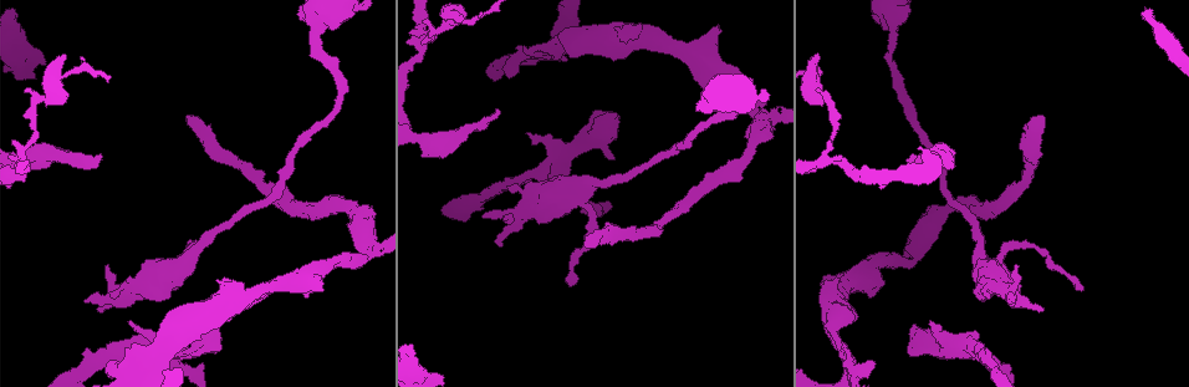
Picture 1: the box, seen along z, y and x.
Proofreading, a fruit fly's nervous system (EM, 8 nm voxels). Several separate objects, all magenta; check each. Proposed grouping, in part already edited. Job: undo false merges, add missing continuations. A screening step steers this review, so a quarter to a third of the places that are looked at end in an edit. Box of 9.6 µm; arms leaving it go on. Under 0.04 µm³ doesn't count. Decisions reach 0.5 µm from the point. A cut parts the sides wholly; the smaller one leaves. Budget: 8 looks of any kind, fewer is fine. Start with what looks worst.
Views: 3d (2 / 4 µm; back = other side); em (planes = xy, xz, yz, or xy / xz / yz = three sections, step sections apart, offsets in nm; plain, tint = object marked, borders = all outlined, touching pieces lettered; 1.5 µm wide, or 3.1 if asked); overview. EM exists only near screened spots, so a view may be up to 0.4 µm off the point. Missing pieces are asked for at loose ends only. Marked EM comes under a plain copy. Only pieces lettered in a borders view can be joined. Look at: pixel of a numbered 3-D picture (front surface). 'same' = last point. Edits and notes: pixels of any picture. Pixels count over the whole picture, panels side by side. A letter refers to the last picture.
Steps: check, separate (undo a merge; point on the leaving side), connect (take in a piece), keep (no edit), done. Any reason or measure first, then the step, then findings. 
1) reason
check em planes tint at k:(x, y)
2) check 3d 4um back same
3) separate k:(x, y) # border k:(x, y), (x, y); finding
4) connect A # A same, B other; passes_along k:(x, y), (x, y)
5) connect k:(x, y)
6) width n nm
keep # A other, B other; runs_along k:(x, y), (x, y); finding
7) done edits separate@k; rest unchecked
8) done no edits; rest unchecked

branch stops here
check em xz step 4 borders at 1:(86, 302)

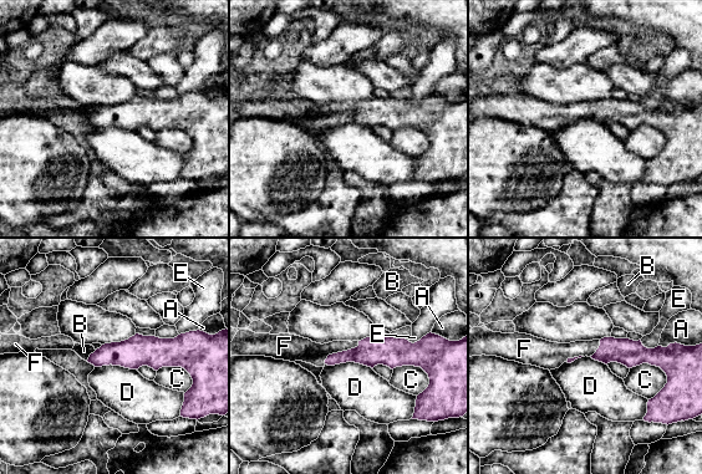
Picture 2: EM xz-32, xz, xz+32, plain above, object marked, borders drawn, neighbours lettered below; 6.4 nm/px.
check em yz step 8 borders same

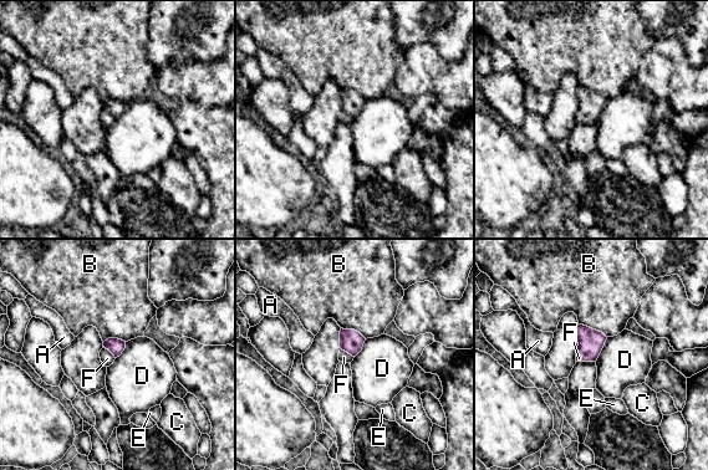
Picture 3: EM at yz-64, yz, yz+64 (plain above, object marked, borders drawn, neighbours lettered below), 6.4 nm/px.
connect F # A other, B other, C other, D other, E other, F same; it goes on there

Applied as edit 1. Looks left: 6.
free end
check 3d 2um at 1:(110, 366)

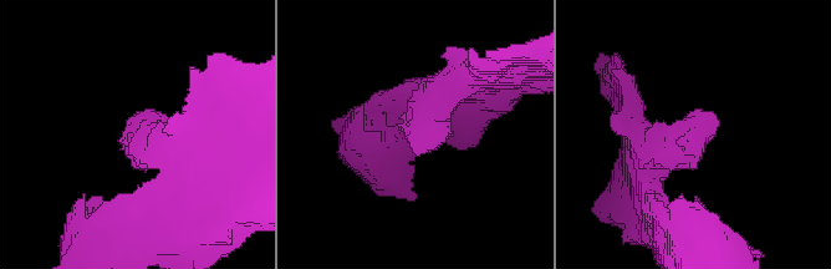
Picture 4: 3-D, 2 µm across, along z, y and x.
check em yz step 8 borders at 4:(139, 124)

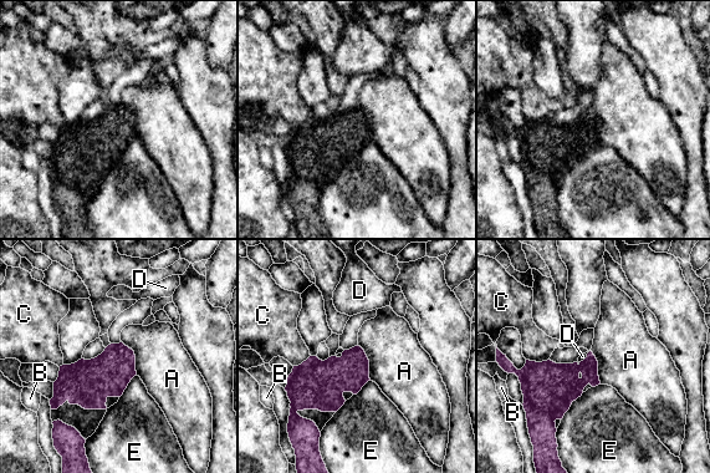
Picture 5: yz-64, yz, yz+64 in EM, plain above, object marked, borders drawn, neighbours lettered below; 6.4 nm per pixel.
check em planes borders same

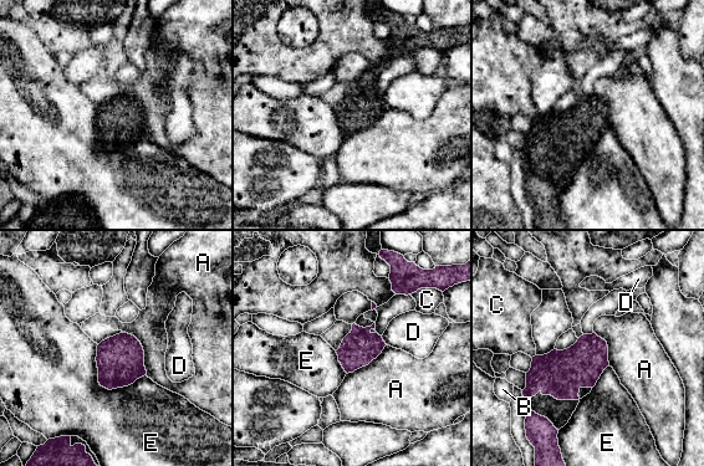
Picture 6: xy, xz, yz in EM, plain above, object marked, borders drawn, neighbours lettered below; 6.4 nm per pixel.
keep # A other, B other, C other, D other, E other; border 6:(96, 346), (101, 385), (146, 374); no lettered piece goes on from it

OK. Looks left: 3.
sudden change in width
check em planes borders at 1:(942, 155)

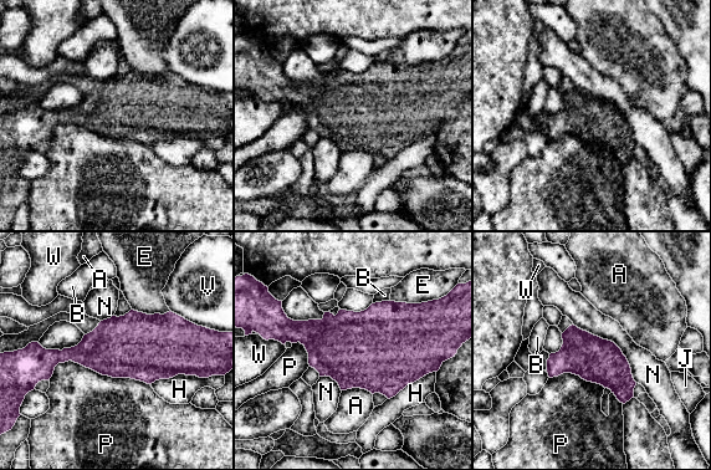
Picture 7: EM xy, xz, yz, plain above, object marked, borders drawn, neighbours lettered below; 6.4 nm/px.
keep # A other, B other, E other, H other, J other, N other, P other, V other, W other; border 7:(573, 323), (610, 340), (637, 382); continuous, no second cell

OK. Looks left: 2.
done edits connect@3; rest unchecked

